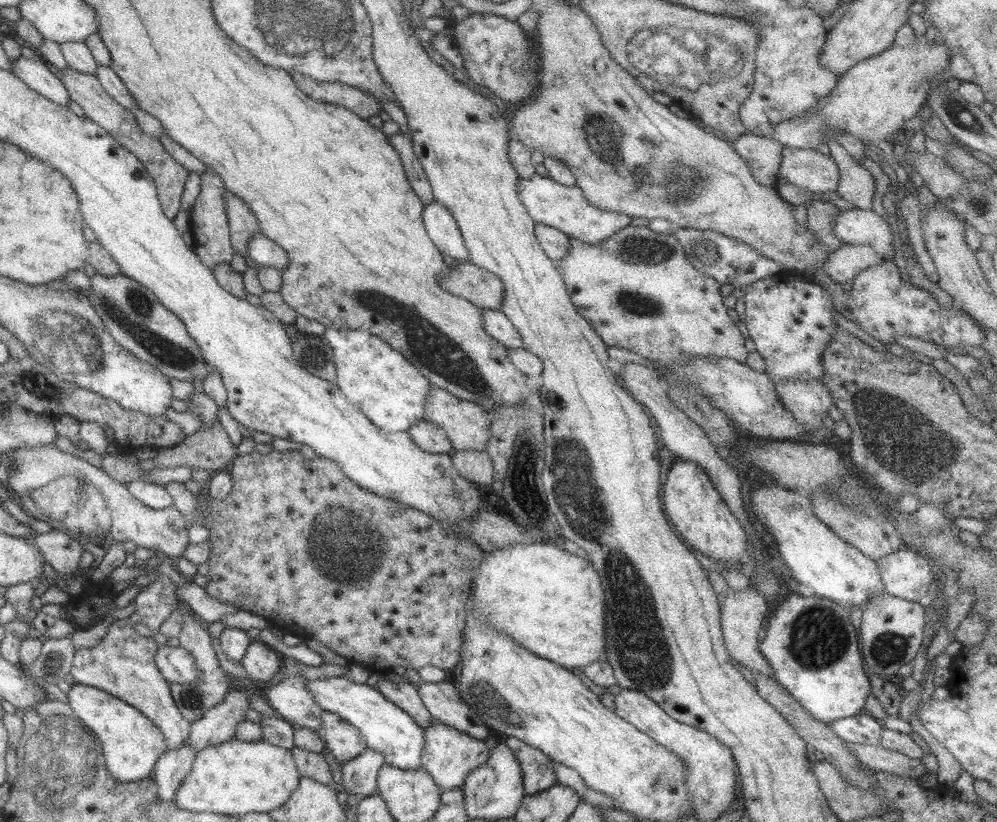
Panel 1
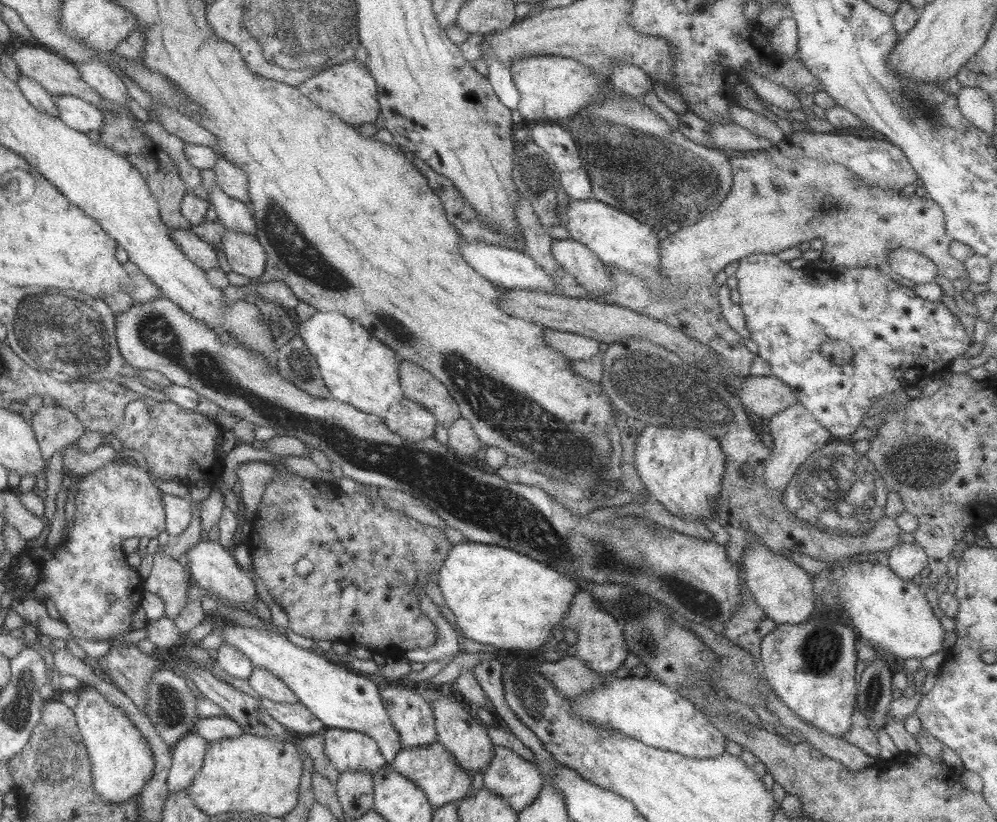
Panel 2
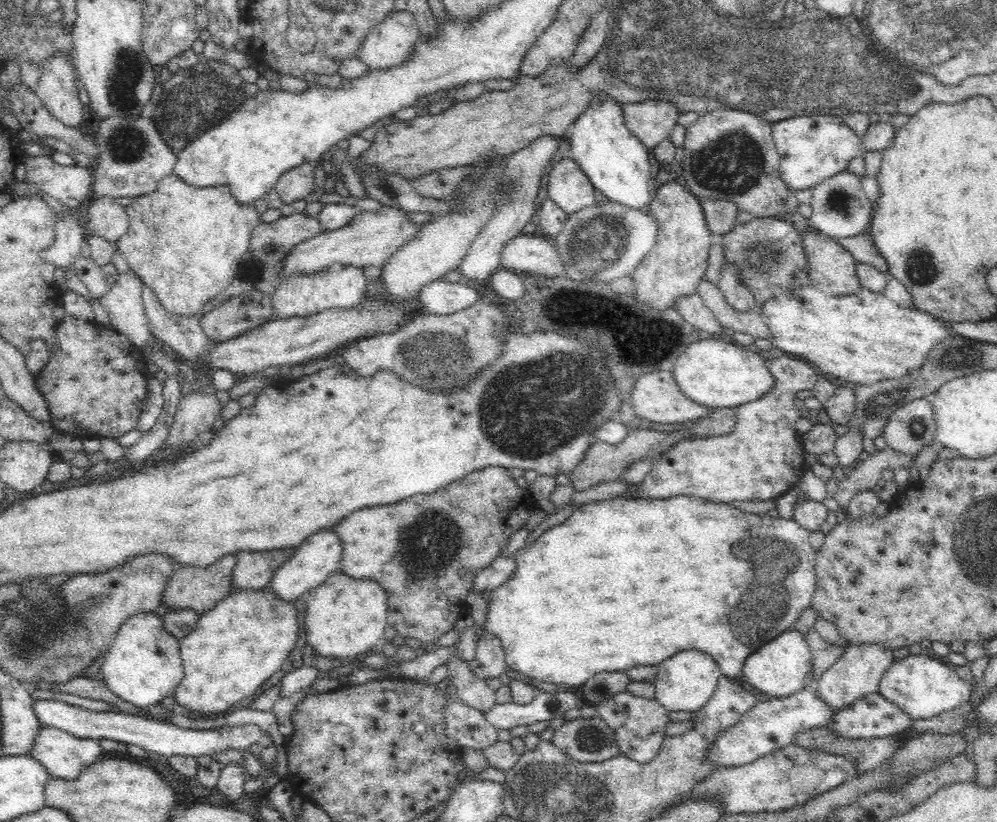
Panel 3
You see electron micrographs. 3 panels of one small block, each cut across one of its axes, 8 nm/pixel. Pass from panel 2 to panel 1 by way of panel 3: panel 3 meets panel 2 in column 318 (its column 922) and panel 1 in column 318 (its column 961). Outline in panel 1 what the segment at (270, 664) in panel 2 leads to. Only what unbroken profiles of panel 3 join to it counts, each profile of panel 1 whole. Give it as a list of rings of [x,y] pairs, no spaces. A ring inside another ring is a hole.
[[[304,674],[306,689],[312,692],[314,700],[323,711],[333,712],[356,726],[366,741],[367,748],[384,755],[386,763],[404,770],[422,769],[422,751],[424,751],[424,731],[416,720],[388,700],[380,691],[372,688],[371,682],[356,684],[344,676],[332,676],[324,680],[307,679]]]

